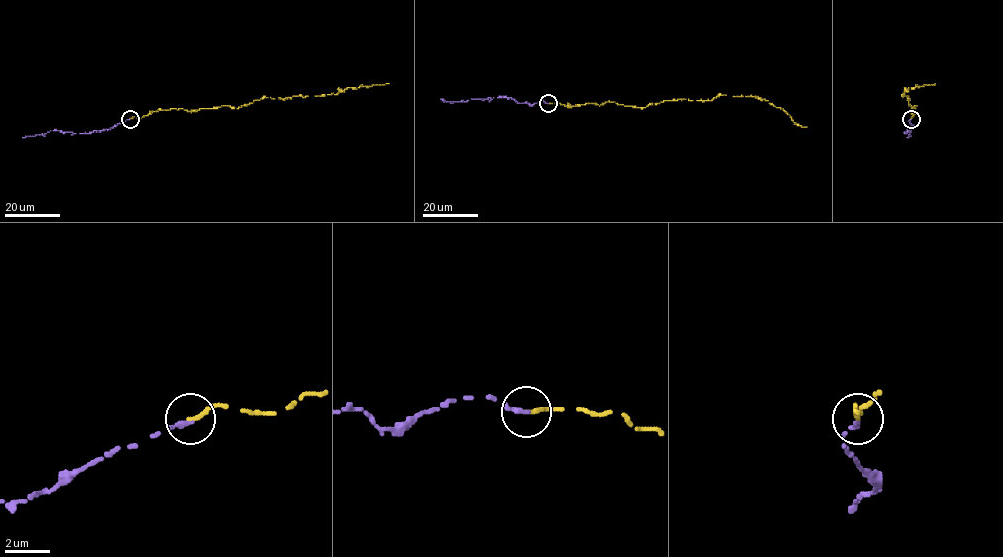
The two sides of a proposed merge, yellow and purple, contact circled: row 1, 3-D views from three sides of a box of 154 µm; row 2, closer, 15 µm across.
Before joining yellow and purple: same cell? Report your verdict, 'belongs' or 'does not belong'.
belongs

